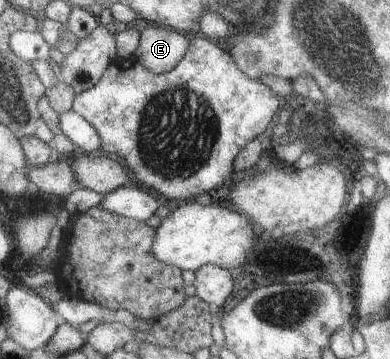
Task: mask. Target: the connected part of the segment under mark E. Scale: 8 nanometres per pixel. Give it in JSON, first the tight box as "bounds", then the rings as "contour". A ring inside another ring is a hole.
{"bounds":[134,23,188,74],"contour":[[[148,23],[140,33],[134,59],[156,74],[168,73],[186,55],[188,37],[156,23]]]}

